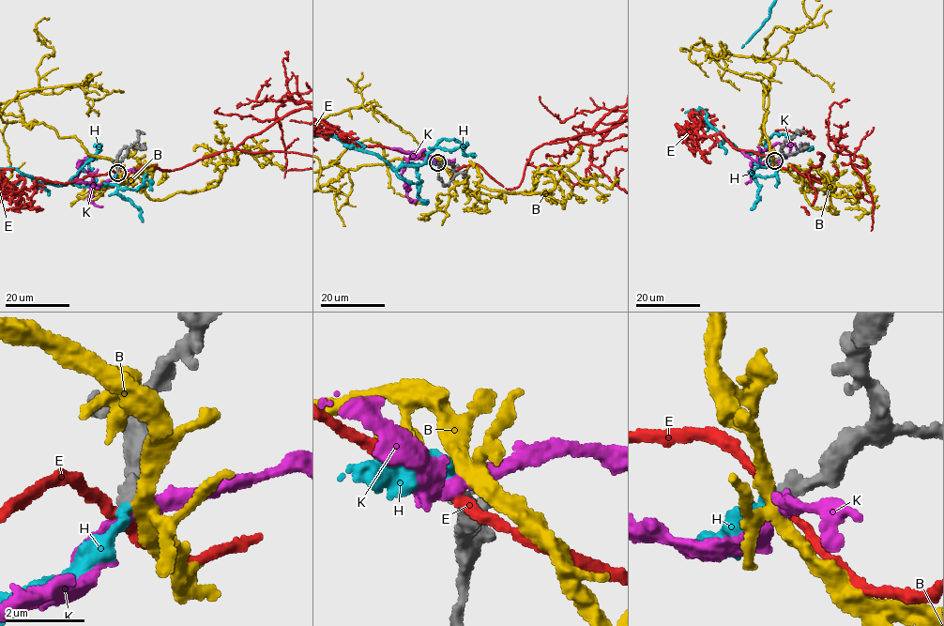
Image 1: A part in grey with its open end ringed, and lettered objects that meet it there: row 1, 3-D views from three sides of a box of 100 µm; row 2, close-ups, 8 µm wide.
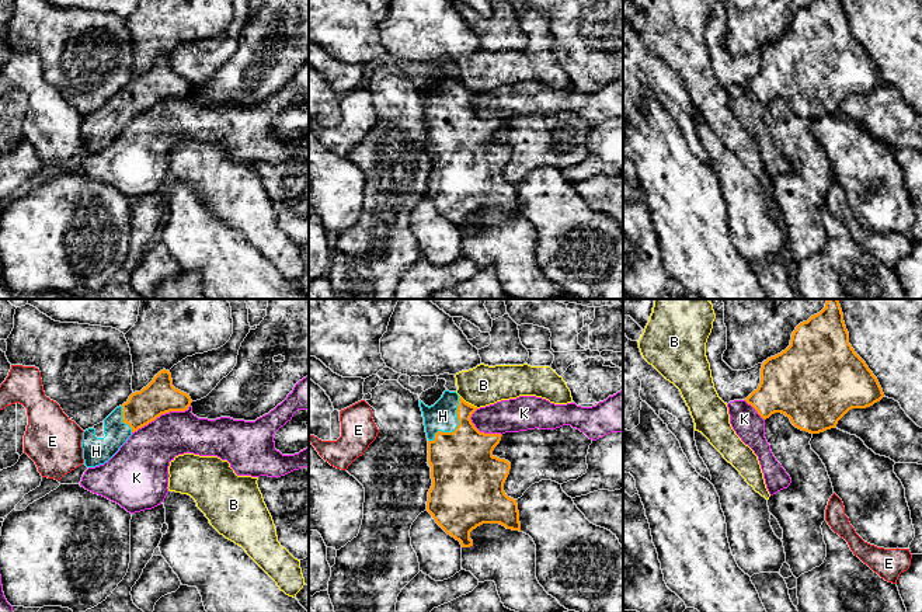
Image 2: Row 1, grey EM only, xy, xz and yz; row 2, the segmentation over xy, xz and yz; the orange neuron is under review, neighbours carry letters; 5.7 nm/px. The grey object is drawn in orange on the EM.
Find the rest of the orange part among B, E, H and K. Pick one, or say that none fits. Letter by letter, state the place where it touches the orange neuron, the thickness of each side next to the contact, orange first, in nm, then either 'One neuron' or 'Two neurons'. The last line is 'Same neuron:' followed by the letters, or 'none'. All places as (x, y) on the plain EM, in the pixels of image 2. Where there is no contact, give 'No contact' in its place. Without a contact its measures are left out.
B: Touches orange at xz (468, 89). Thickness 240 nm (orange) against 220 nm. Two neurons
E: No contact. Two neurons
H: Touches orange at xz (456, 112). Thickness 380 nm (orange) against 160 nm. One neuron
K: Touches orange at xy (160, 100). Thickness 190 nm (orange) against 280 nm. Two neurons
Same neuron: H

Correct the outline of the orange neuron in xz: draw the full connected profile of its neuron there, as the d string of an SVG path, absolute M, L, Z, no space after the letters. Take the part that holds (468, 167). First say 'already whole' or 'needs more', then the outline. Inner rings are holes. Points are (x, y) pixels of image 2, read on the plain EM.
needs more; M445 76L431 93L420 86L428 124L428 149L432 171L428 177L427 197L435 208L462 233L473 232L470 218L483 209L500 209L507 215L519 216L516 185L504 177L511 149L493 140L501 119L480 118L470 102L477 93L466 88L456 77Z

